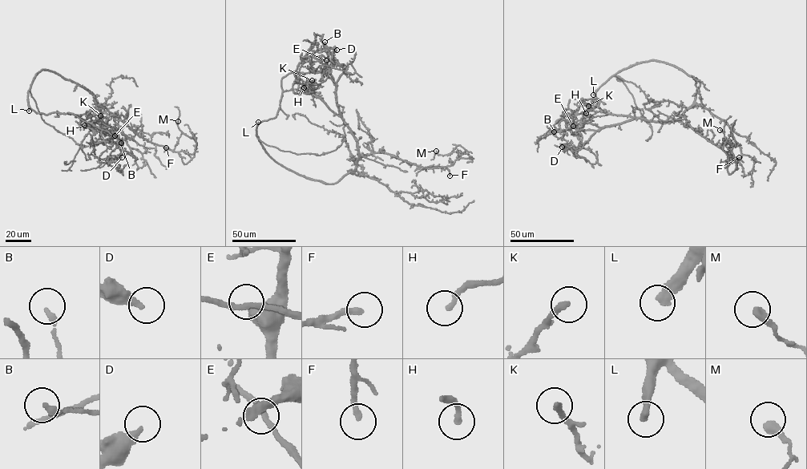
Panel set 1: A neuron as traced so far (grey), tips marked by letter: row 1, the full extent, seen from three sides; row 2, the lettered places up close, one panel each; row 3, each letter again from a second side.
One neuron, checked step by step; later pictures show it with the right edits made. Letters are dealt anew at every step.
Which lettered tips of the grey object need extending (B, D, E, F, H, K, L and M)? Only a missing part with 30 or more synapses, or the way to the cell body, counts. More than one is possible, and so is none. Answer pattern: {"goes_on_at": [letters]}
{"goes_on_at": ["D", "F", "K", "L"]}

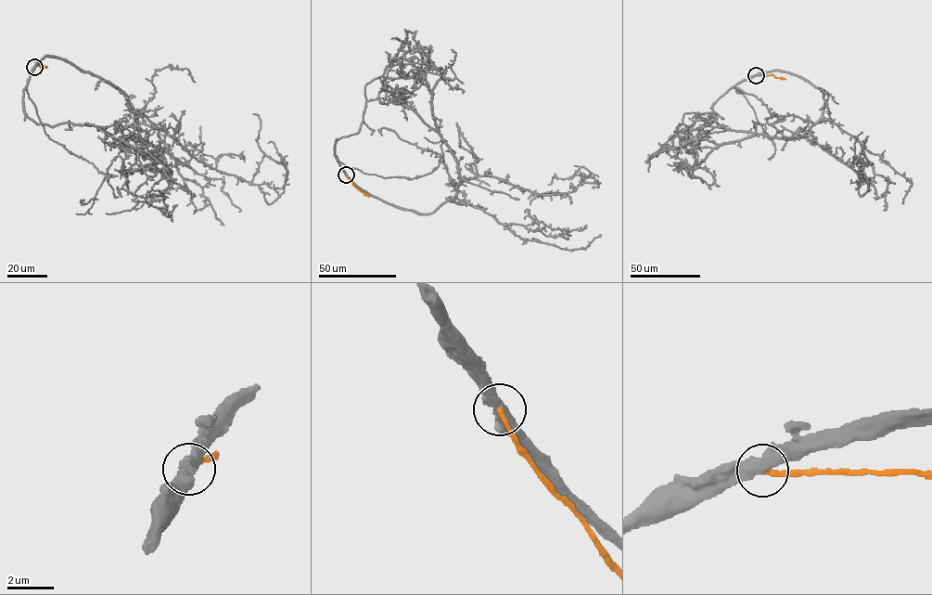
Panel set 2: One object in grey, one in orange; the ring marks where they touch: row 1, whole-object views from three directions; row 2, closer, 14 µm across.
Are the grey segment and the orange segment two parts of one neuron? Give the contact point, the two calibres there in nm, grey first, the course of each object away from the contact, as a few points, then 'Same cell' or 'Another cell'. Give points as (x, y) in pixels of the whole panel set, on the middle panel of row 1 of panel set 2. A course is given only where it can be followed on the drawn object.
Place: (346, 174). Thickness 500 nm (grey) against 200 nm. Course of grey: (346, 174), (369, 194), (421, 213), (477, 176), (542, 195), (600, 183), (576, 174), (554, 176), (548, 185). Course of orange: (346, 174), (356, 187), (368, 197). Another cell

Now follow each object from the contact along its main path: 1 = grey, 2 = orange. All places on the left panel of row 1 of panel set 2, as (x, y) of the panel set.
1: (34, 67), (54, 56), (102, 77), (138, 122), (272, 203), (287, 171), (258, 145), (253, 113)
2: (34, 67), (39, 63), (40, 67), (47, 67)

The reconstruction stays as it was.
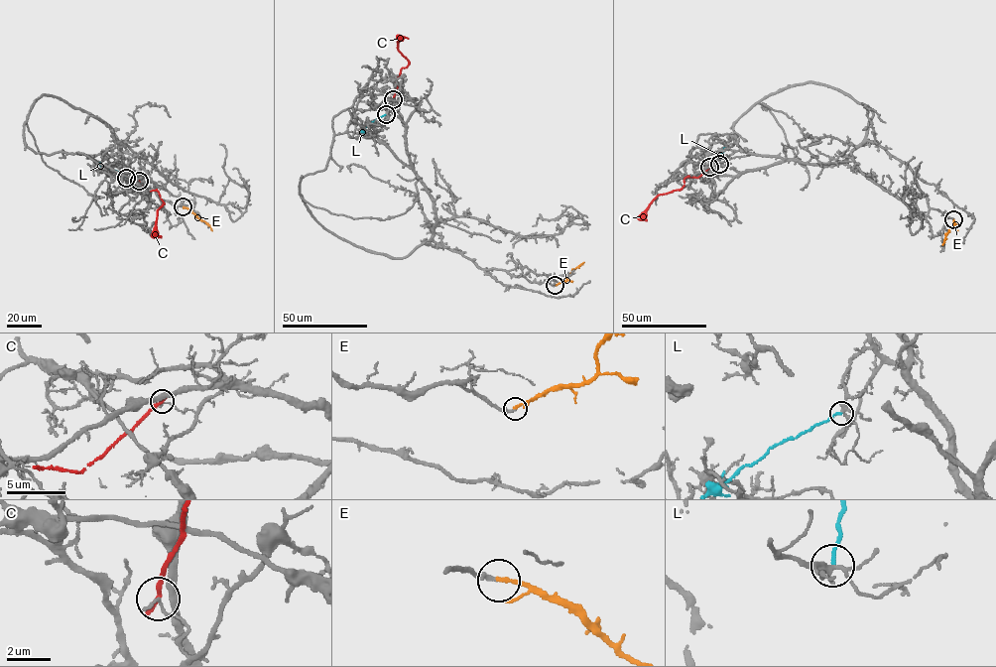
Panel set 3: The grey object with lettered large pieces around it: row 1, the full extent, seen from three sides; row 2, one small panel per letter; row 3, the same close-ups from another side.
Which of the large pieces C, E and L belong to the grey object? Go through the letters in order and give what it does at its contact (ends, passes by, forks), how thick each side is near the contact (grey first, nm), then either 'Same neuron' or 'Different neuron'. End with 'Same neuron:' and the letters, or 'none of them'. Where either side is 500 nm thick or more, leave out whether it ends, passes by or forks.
C: It ends there. Thickness 140 nm (grey) against 280 nm. Different neuron
E: It ends there. Thickness 200 nm (grey) against 190 nm. Same neuron
L: It ends there. Thickness 240 nm (grey) against 160 nm. Different neuron
Same neuron: E

